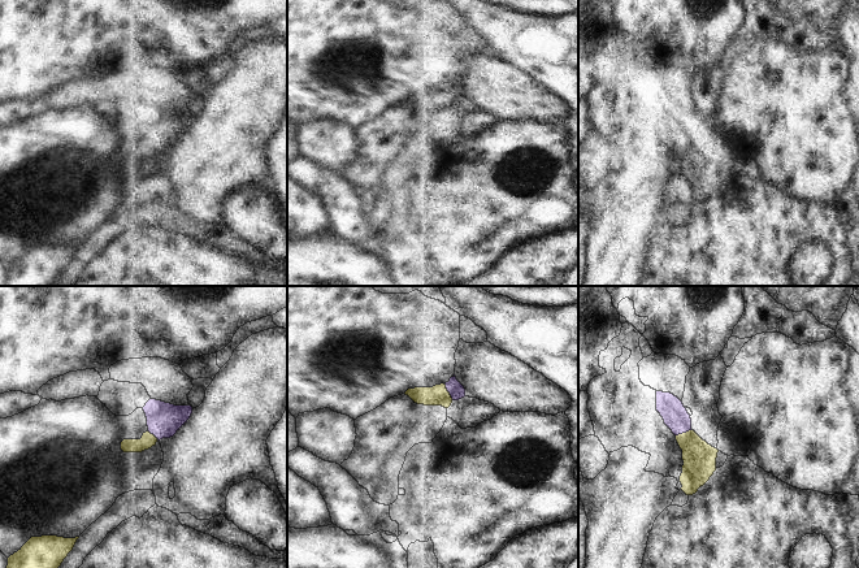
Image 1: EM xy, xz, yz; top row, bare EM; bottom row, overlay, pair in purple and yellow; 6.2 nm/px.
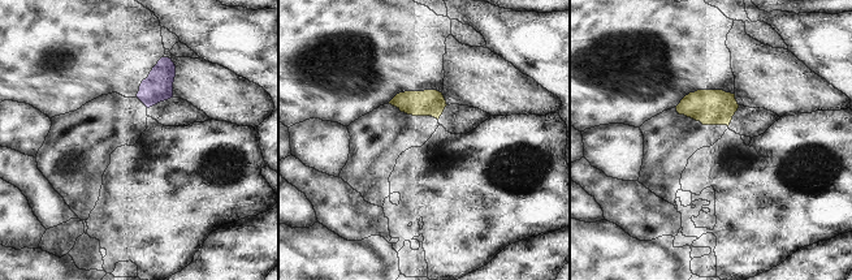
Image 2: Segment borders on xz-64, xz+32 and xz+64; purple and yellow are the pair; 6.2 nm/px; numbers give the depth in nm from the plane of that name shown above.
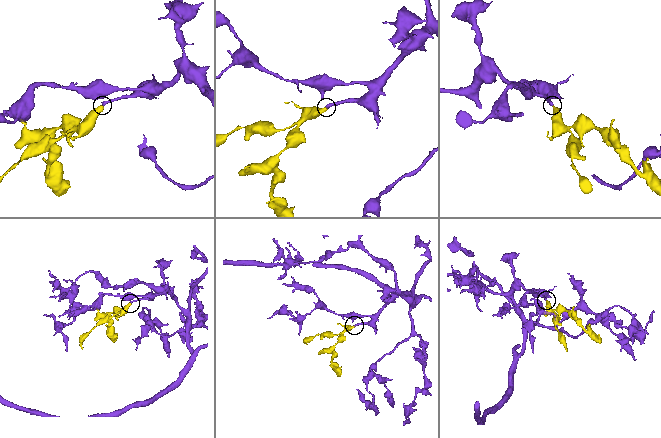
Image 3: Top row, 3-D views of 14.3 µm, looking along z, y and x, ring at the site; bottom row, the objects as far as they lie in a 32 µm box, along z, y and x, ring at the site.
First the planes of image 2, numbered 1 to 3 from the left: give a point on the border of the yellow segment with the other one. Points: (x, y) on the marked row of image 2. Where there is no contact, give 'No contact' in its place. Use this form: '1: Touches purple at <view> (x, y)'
1: No contact
2: No contact
3: No contact

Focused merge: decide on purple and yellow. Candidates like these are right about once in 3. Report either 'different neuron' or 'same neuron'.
same neuron

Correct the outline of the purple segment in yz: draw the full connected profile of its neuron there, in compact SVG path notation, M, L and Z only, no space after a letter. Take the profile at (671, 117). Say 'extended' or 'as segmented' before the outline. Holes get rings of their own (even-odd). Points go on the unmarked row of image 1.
extended; M656 100L656 120L676 144L676 149L682 159L681 199L686 204L693 204L716 179L719 159L703 149L691 138L690 123L673 103Z

